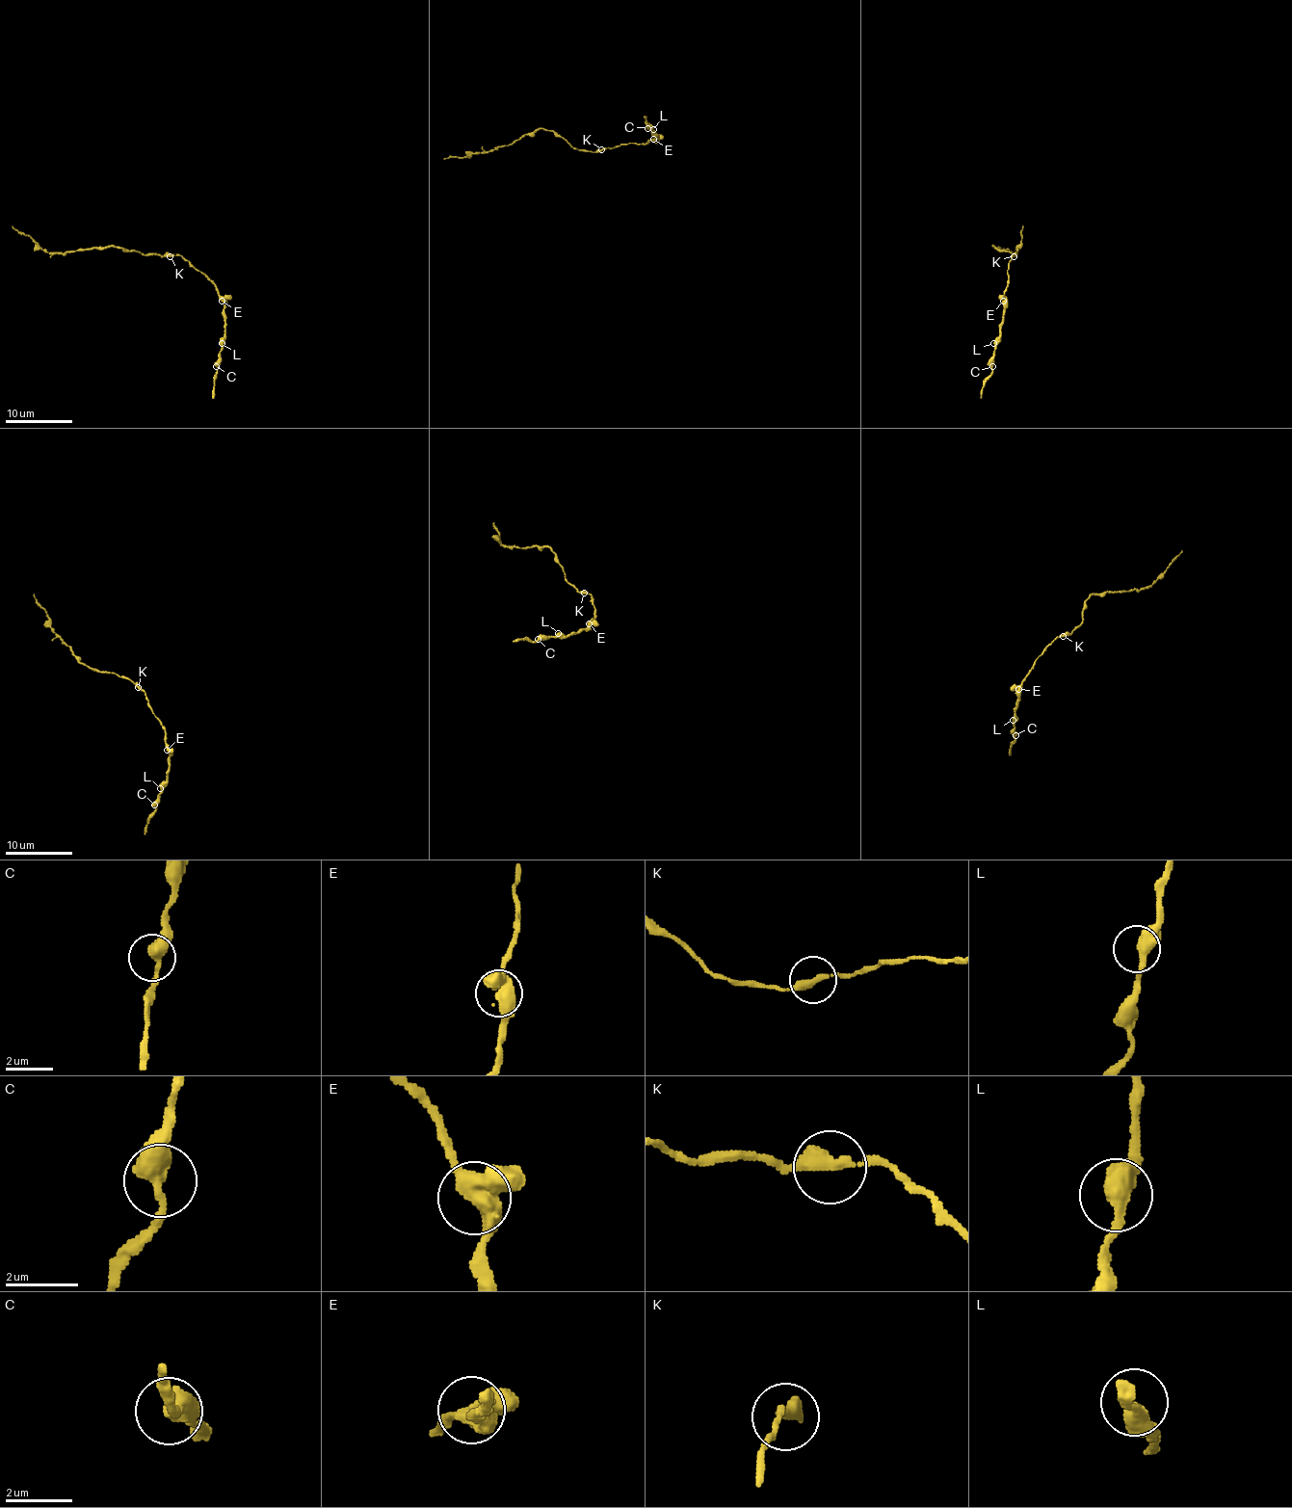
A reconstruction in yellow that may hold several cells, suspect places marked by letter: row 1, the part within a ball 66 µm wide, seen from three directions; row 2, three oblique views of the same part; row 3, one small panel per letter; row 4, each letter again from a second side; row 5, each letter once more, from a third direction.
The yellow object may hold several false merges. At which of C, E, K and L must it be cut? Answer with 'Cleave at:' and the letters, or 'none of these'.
Cleave at: none of these

